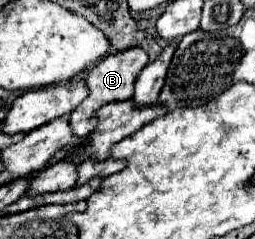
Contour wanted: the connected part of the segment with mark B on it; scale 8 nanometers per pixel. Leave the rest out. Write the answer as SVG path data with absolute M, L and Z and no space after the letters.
M127 49L127 51L115 51L115 55L107 55L105 59L101 59L85 77L85 83L87 83L87 89L89 89L89 95L87 99L83 99L83 103L71 113L69 117L69 125L73 129L73 133L79 137L79 139L85 139L91 131L93 131L93 113L97 109L101 109L103 105L107 103L113 103L113 101L127 101L133 97L133 83L137 79L137 75L141 73L141 69L147 65L147 53L143 49Z

